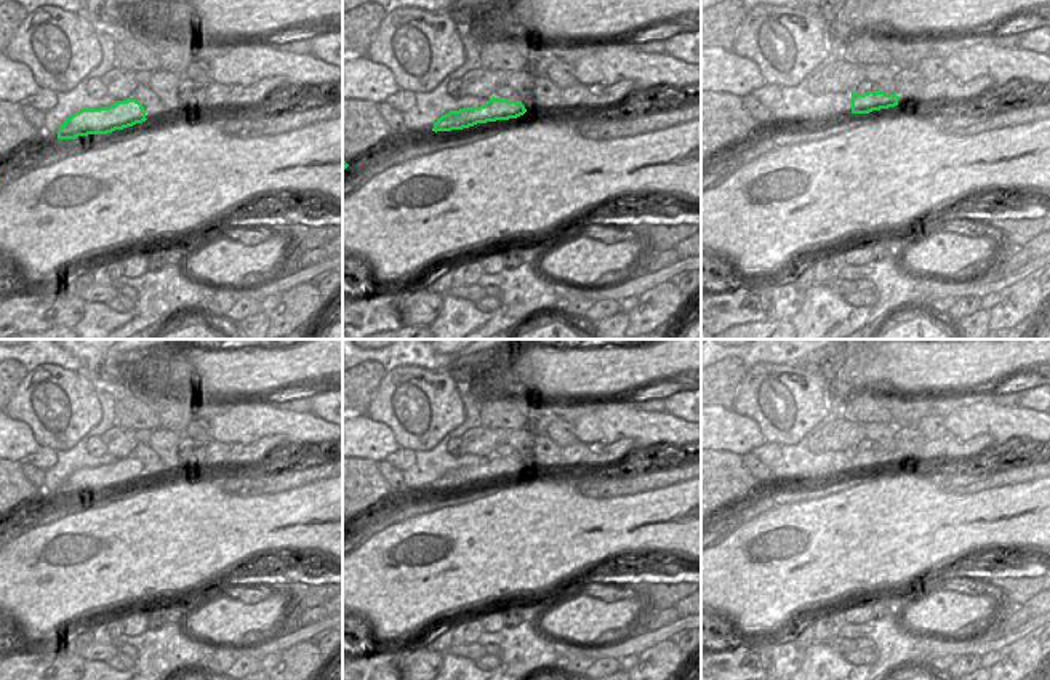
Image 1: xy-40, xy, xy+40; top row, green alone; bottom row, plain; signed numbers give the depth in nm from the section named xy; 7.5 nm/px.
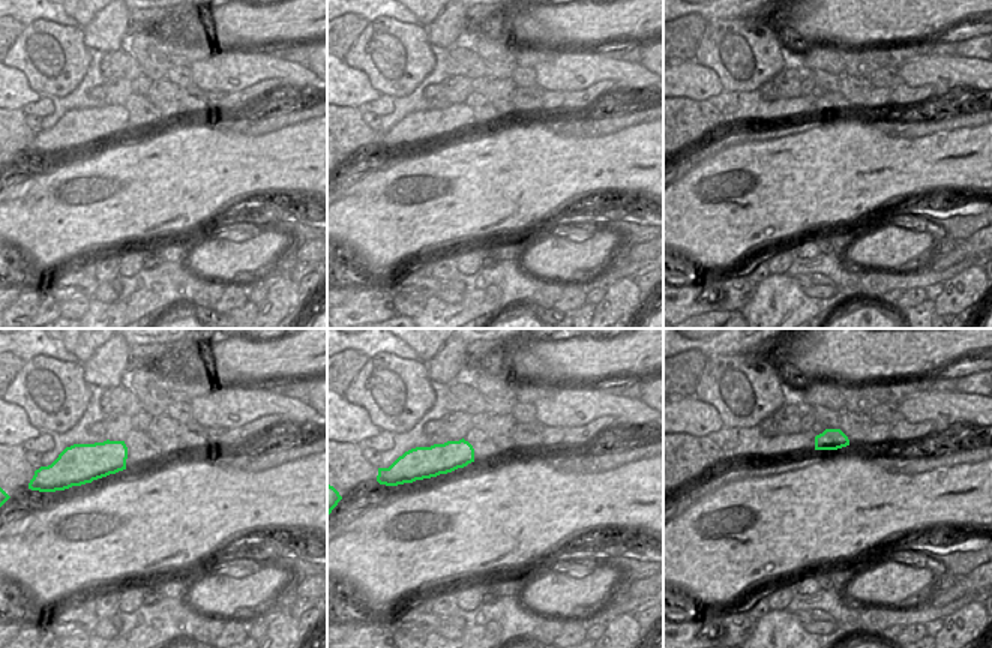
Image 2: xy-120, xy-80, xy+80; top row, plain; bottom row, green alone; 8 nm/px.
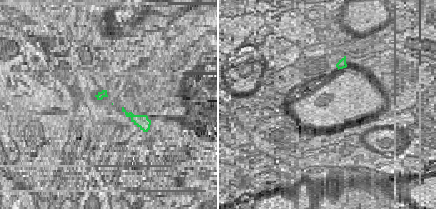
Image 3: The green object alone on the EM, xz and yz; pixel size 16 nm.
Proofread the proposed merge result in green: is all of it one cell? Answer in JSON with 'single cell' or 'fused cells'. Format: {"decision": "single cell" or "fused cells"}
{"decision": "single cell"}

